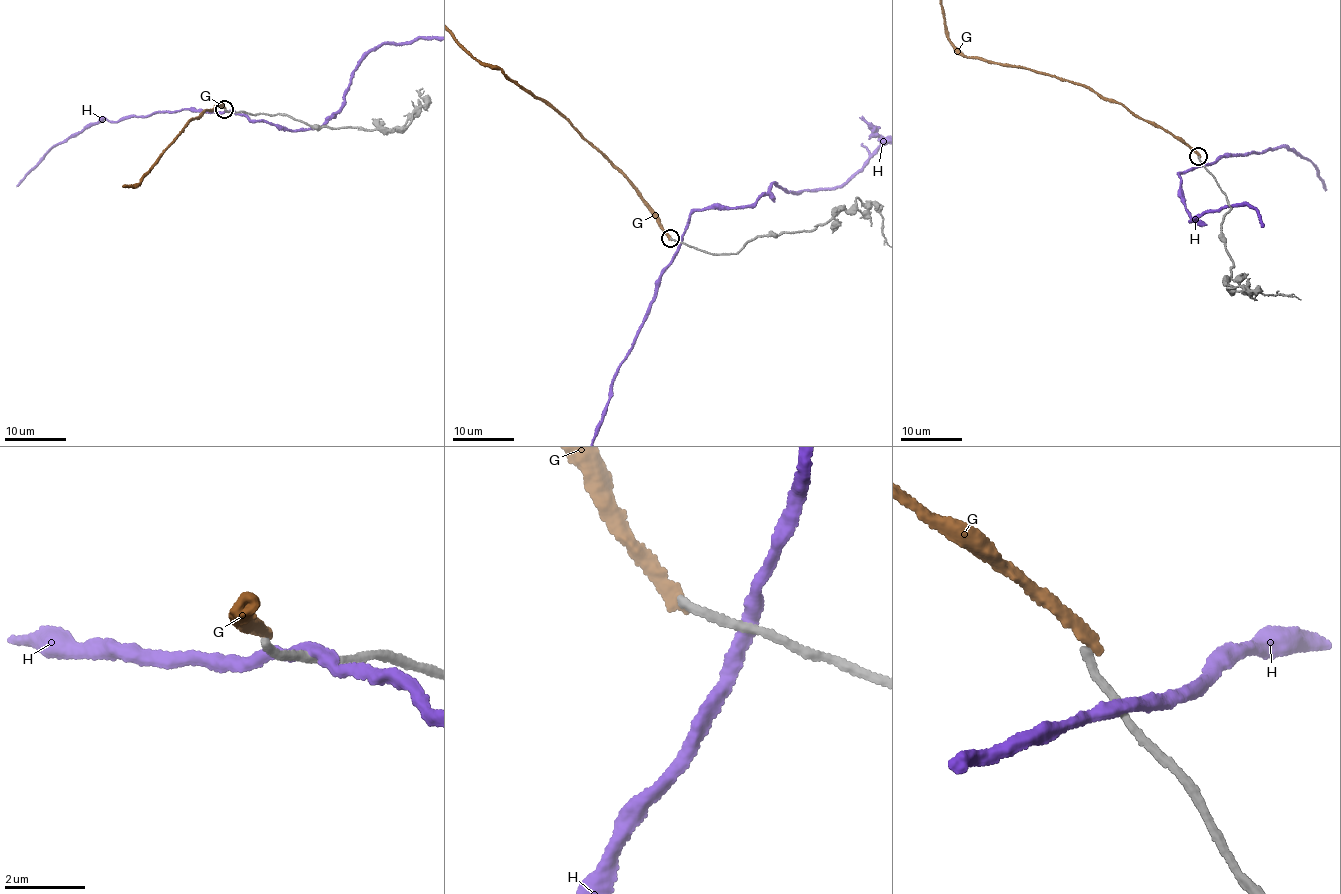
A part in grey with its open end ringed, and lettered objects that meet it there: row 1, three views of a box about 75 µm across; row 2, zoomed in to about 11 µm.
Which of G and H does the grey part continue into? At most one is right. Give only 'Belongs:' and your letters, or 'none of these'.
Belongs: none of these

